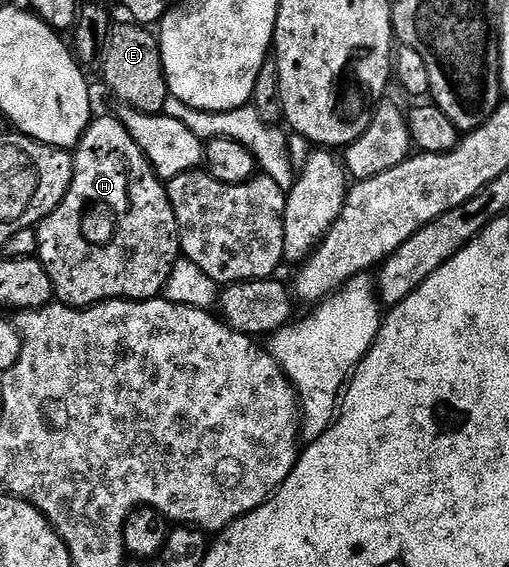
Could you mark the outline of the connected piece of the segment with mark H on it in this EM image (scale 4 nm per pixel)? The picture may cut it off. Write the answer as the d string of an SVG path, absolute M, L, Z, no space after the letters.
M110 116L110 118L95 117L89 128L82 133L82 139L78 142L73 155L74 179L64 196L64 200L36 227L38 232L38 253L36 257L52 280L55 299L63 306L85 308L96 306L100 302L109 302L116 298L125 298L131 302L147 302L150 298L159 297L165 291L168 276L180 257L178 225L176 224L174 209L166 195L163 179L159 178L158 173L152 169L150 161L144 156L144 152L136 144L136 140L132 140L128 128L124 128L124 124L114 116Z

